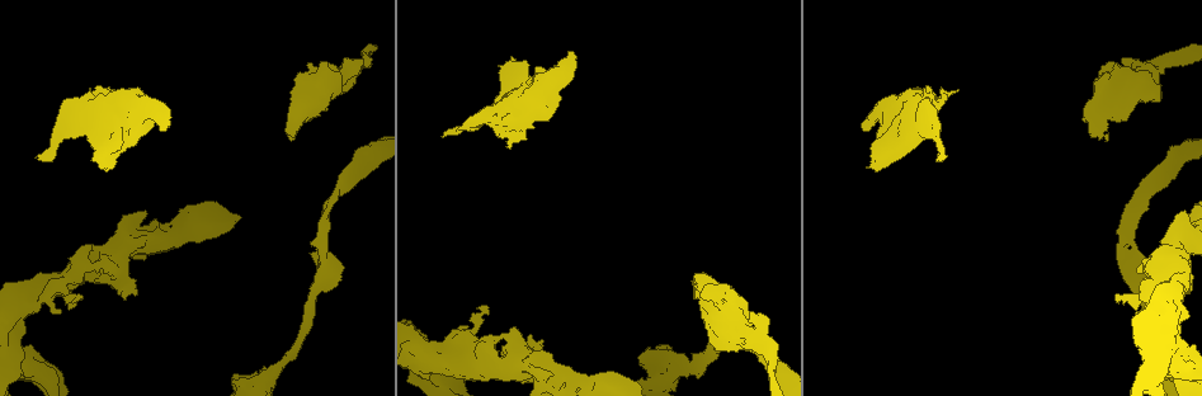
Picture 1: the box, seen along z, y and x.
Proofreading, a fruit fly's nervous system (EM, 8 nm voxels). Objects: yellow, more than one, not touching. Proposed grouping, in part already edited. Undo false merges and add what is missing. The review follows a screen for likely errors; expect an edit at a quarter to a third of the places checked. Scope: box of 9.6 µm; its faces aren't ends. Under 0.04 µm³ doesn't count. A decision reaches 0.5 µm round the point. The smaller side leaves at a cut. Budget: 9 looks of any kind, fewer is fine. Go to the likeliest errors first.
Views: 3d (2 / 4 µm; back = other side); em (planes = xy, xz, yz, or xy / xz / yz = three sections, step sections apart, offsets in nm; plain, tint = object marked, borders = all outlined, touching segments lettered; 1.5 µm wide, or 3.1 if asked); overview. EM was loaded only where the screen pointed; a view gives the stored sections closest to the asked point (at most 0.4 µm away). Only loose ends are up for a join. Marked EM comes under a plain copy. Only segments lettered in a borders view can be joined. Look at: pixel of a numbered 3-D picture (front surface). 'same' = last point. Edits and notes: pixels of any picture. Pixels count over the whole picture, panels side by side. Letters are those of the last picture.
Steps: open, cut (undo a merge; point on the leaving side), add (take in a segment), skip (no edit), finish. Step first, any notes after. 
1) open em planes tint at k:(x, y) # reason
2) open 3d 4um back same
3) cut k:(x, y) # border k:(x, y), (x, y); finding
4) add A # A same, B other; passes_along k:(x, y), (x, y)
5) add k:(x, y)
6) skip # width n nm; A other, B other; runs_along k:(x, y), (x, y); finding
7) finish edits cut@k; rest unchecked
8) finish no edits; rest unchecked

open em xy step 8 borders at 1:(103, 168)

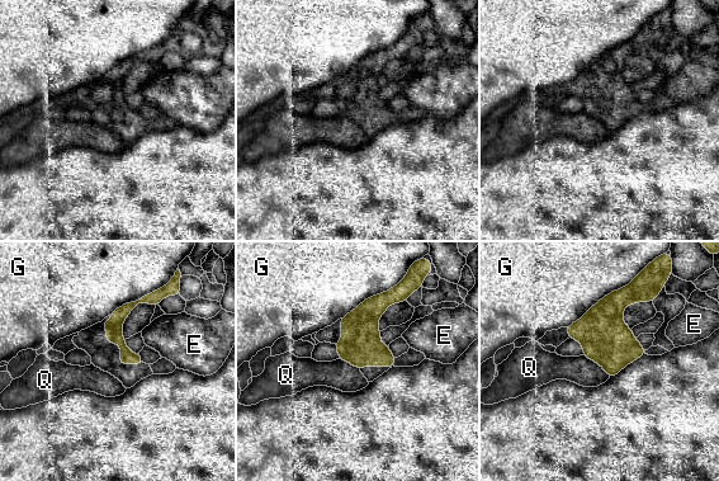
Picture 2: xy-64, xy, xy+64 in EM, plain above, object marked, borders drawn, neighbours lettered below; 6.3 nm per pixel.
skip # longest_contact G 500 nm; E other, G other, Q other; none of them fits

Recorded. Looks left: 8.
open 3d 4um at 1:(1115, 62) # thick end

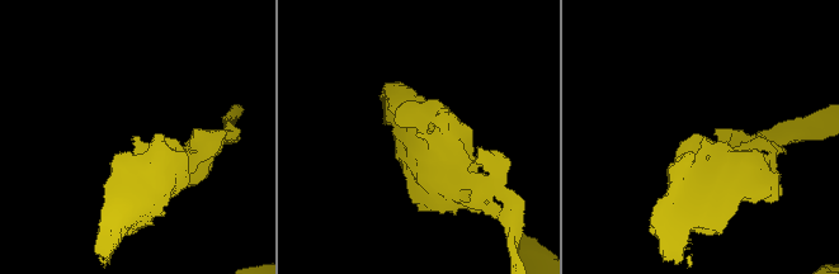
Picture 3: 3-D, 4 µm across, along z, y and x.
open em xy step 4 tint at 3:(132, 138)

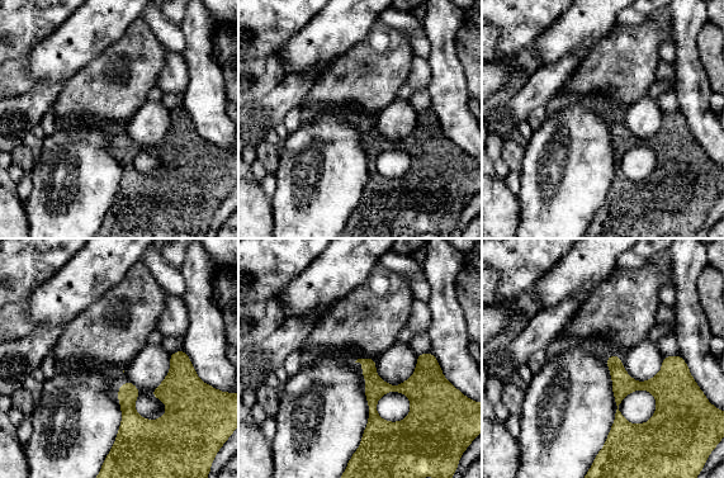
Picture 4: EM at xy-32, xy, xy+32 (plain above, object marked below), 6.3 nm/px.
open em xy step 4 borders same # see the neighbours

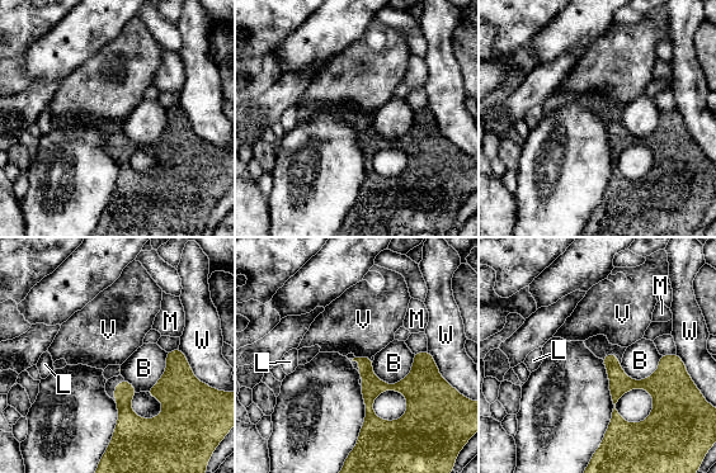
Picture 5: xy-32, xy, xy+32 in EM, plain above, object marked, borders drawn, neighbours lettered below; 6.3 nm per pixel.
skip # longest_contact B 300 nm; B other, L other, M other, V other, W other; border 5:(371, 356), (356, 358); no lettered segment goes on from it

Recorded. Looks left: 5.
open em xy step 4 tint at 1:(529, 335) # branch stops here

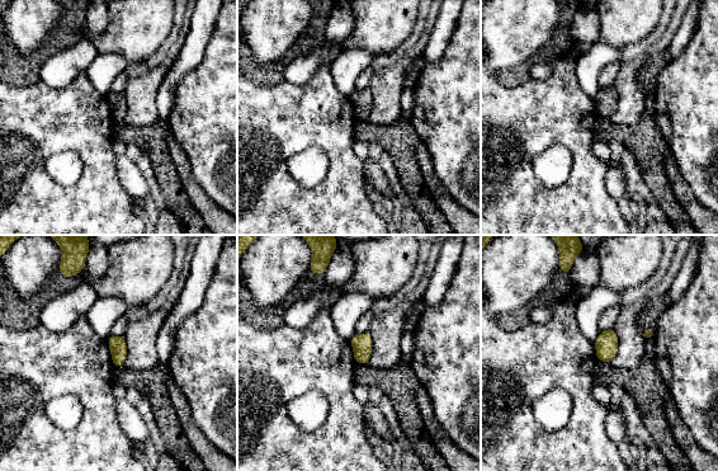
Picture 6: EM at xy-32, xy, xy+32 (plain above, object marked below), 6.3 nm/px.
open em planes tint same # cut it another way

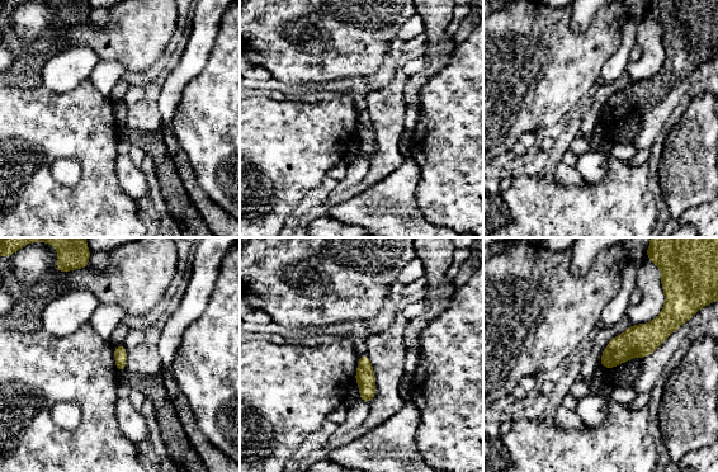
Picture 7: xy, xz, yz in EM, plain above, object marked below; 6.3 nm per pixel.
open em planes borders same

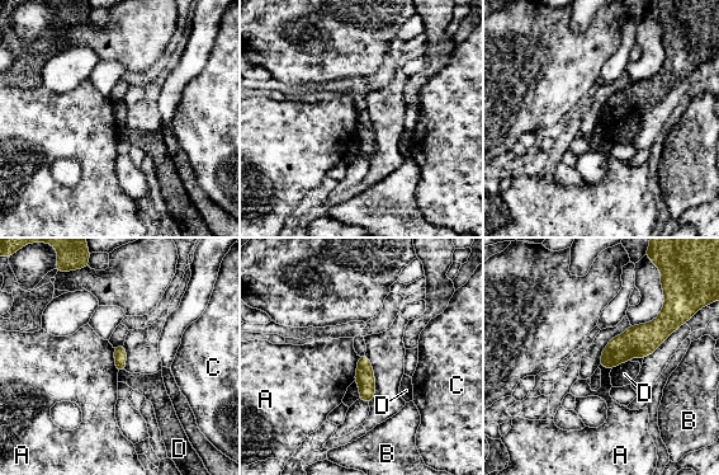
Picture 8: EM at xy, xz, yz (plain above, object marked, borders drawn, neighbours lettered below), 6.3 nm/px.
skip # A other, B other, C other, D other; no lettered segment goes on from it

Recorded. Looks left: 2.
open 3d 4um at 1:(521, 132) # an open end

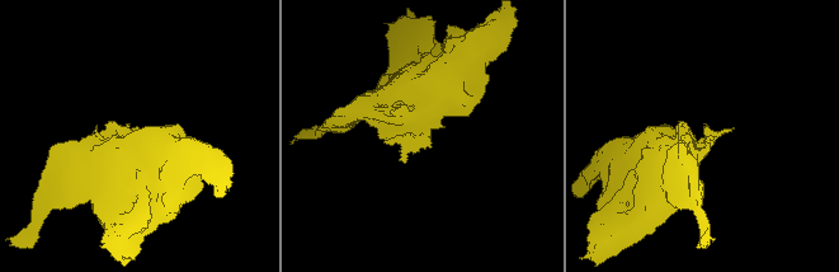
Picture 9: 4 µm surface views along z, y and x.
open em planes borders at 9:(419, 140) # need the tissue

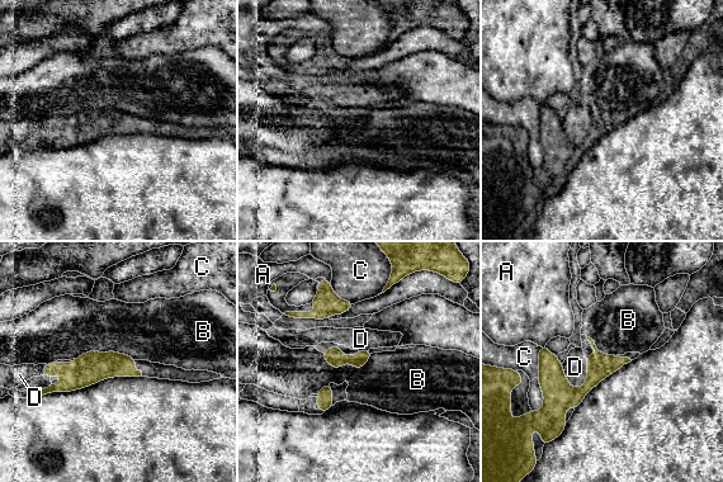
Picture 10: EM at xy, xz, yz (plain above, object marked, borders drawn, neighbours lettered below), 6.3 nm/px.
skip # A other, B other, C other, D other; runs_along 10:(624, 360), (572, 397), (560, 423); no lettered segment goes on from it

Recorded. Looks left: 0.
finish no edits; rest unchecked

